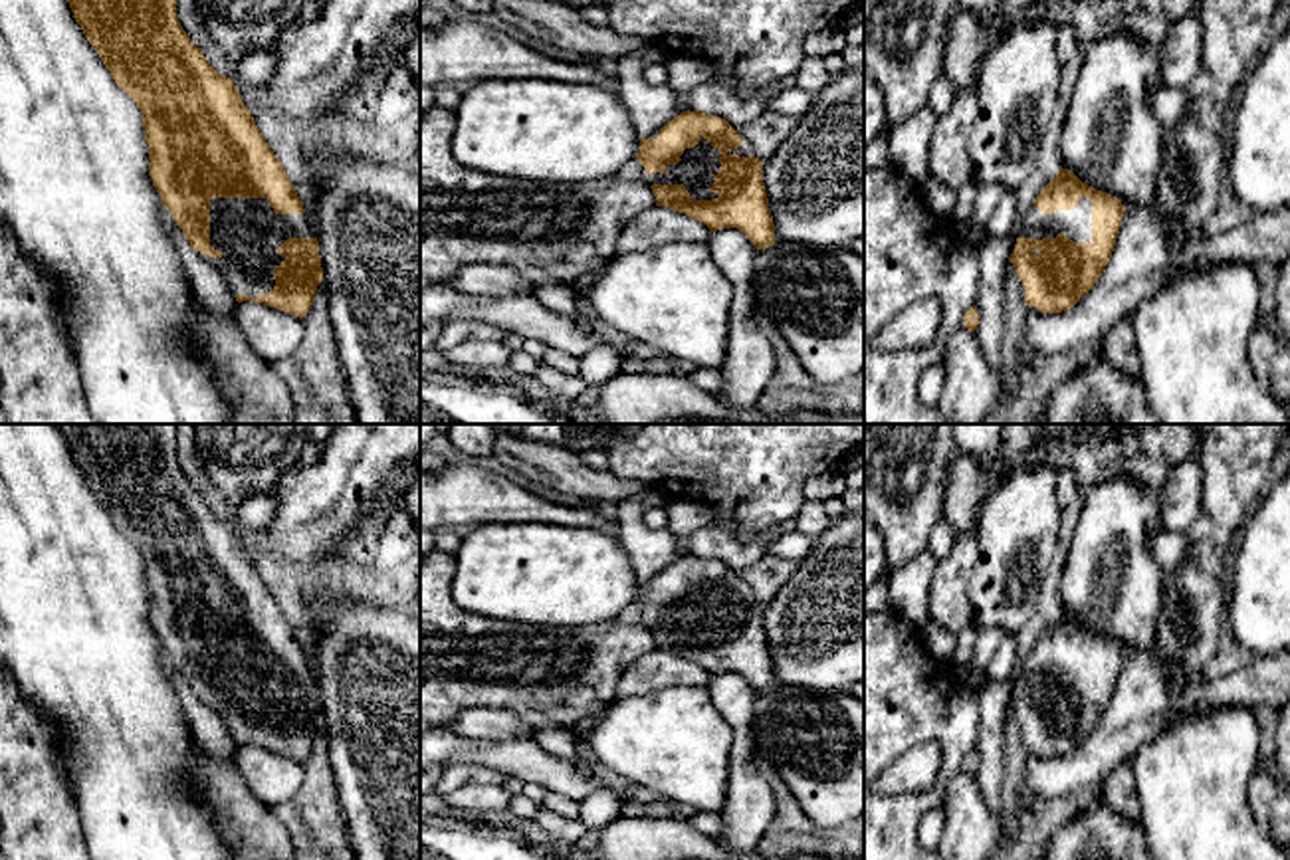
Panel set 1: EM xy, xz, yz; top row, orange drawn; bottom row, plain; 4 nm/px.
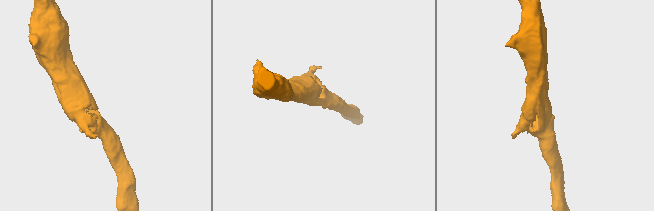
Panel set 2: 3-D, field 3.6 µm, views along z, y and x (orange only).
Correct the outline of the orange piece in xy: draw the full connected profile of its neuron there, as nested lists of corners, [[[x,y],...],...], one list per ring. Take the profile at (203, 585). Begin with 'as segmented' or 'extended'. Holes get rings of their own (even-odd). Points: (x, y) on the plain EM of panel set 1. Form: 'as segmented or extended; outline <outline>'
extended; outline [[[176,424],[57,428],[87,485],[141,553],[153,630],[188,688],[224,721],[238,747],[256,745],[301,763],[323,725],[315,674],[240,535],[182,474]]]

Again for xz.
extended; outline [[[682,555],[650,583],[640,583],[636,604],[642,608],[640,624],[652,632],[656,650],[688,658],[711,676],[737,672],[757,694],[775,688],[763,606],[755,600],[753,589],[725,563]]]

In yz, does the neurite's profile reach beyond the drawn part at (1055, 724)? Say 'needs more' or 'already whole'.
needs more

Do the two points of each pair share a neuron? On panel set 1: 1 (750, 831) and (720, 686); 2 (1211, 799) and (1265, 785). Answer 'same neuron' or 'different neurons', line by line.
1: same neuron
2: different neurons

